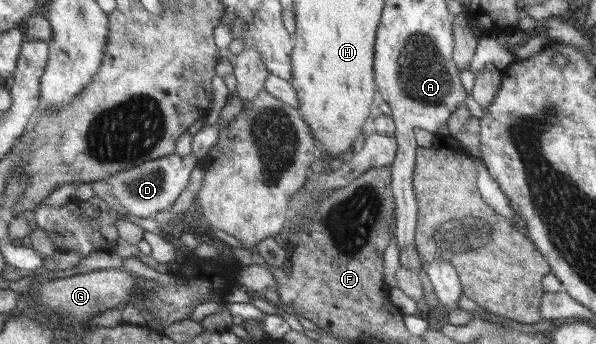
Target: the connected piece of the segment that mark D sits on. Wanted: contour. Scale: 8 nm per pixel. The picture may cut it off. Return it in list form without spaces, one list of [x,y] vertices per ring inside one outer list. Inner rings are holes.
[[[193,153],[182,158],[178,155],[169,155],[166,158],[147,161],[142,165],[115,172],[96,182],[108,184],[108,194],[112,196],[112,200],[116,200],[130,214],[142,218],[154,218],[157,213],[170,210],[182,191],[187,188],[190,172],[198,166],[196,159]]]

